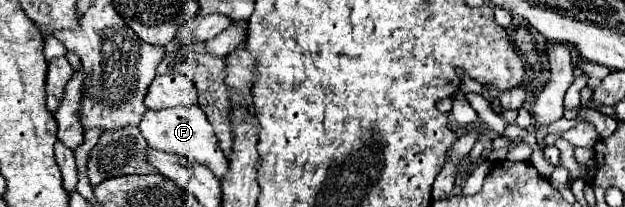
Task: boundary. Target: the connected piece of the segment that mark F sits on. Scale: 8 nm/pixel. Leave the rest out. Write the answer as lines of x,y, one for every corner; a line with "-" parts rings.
178,106
178,108
164,108
164,110
146,110
138,124
142,136
146,138
148,146
156,150
168,150
172,154
182,154
194,162
200,162
208,166
216,178
222,178
228,168
226,168
226,156
218,146
218,138
212,130
212,126
206,120
204,110
200,106

